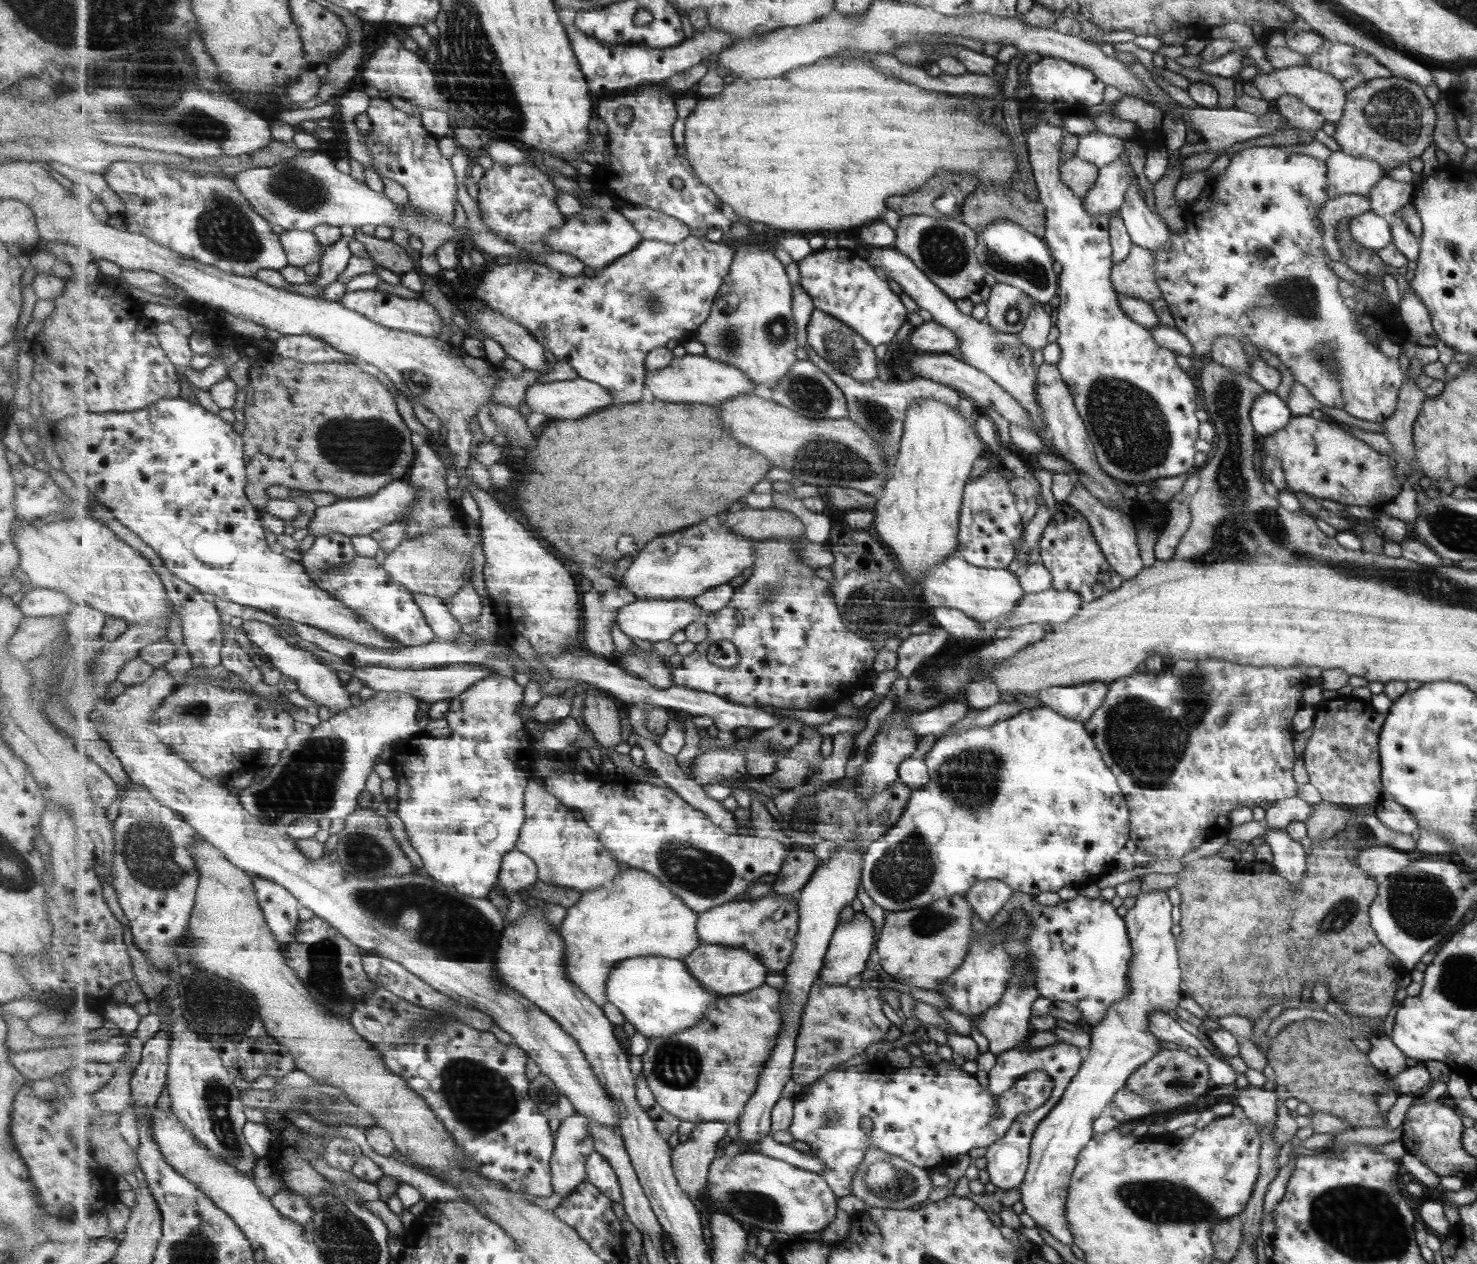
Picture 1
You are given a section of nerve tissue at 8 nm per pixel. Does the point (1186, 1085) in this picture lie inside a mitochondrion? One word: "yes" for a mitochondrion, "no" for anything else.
yes

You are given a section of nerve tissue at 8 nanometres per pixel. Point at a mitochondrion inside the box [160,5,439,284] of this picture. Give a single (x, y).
(222, 228)

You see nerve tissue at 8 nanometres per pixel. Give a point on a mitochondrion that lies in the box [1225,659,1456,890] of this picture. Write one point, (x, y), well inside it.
(1359, 829)

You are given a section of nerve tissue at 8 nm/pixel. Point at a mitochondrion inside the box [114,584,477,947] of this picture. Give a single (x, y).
(307, 783)

